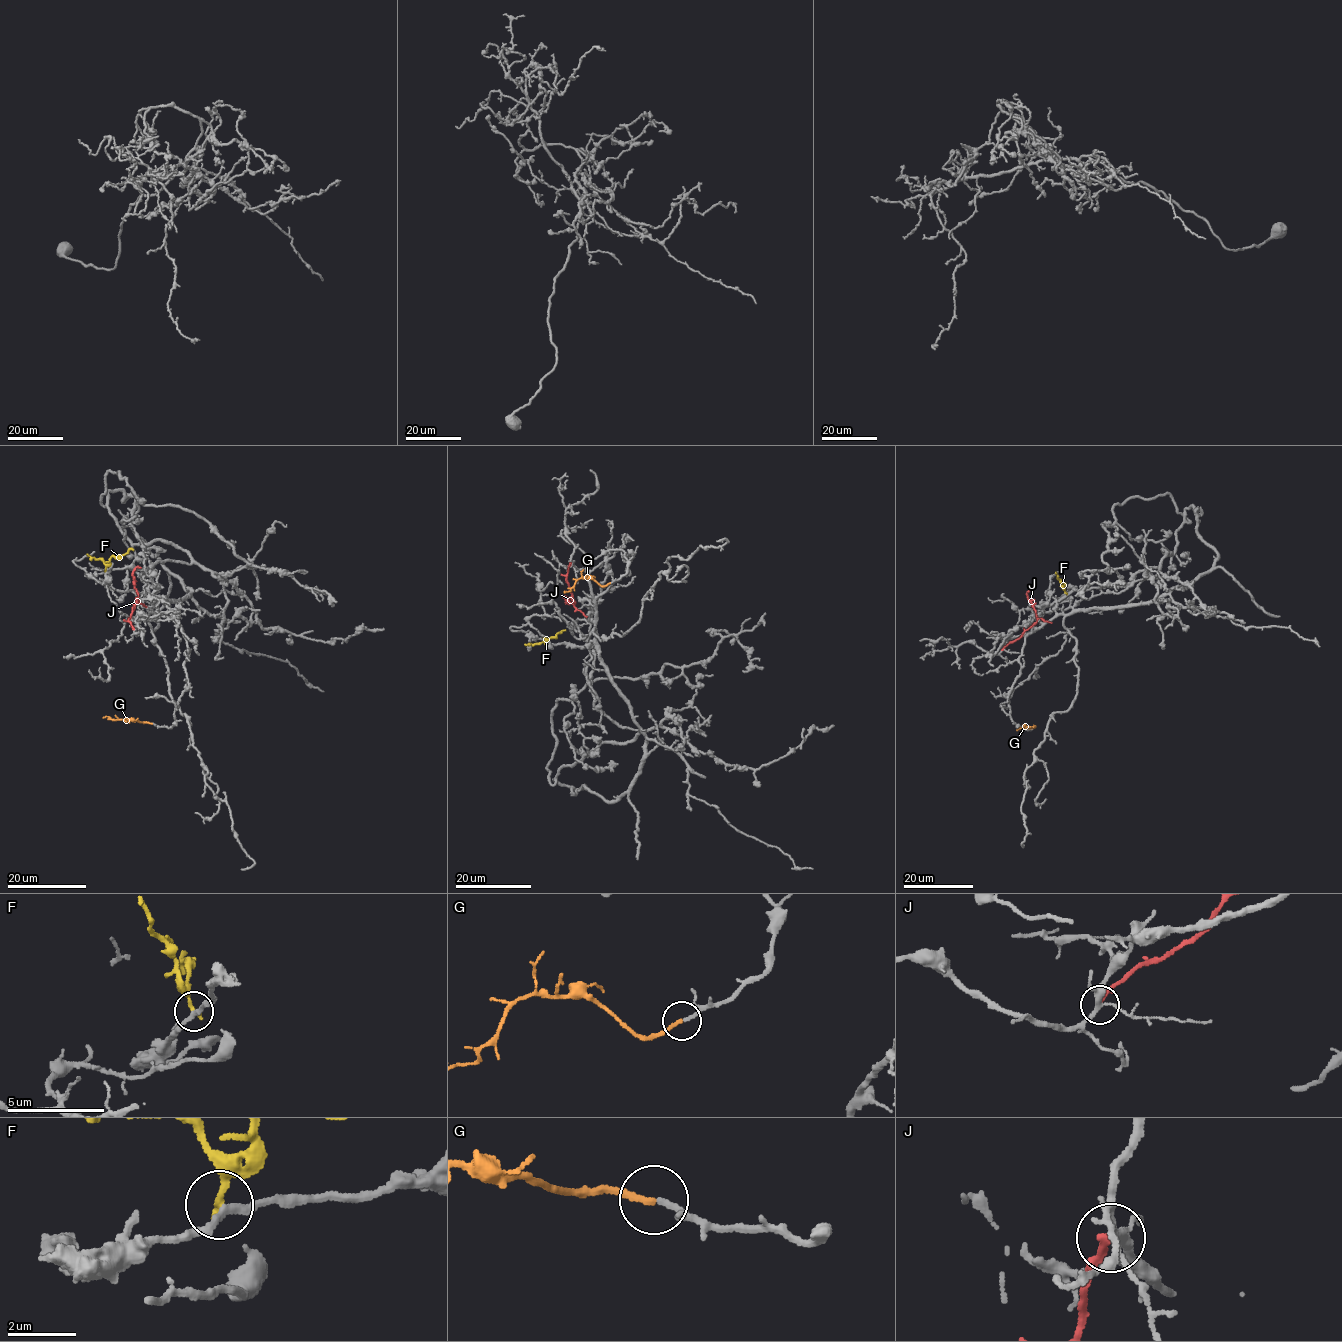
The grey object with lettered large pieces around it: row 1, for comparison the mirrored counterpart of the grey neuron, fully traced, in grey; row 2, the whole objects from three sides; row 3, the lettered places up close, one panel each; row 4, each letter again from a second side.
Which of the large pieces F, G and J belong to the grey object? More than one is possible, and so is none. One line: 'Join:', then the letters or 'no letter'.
Join: G

